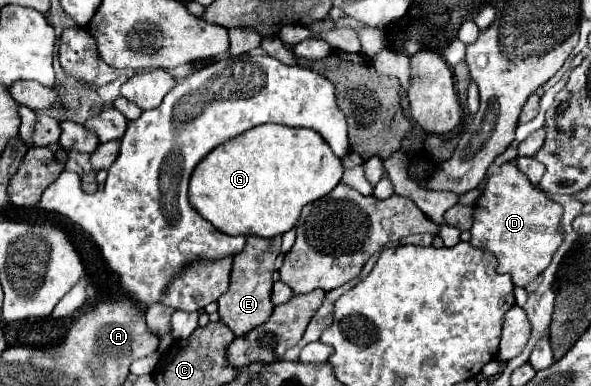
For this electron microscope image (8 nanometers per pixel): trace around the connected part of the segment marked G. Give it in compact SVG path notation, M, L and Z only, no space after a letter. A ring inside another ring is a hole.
M262 124L252 130L238 134L226 144L216 146L200 164L194 168L188 186L188 200L196 212L208 220L214 228L230 236L262 236L274 238L288 232L300 216L300 210L326 196L342 180L342 160L334 156L320 134L306 128L288 128L278 124Z

